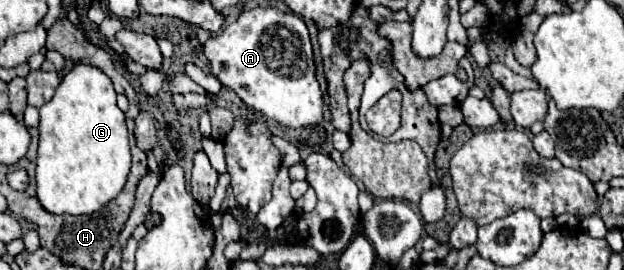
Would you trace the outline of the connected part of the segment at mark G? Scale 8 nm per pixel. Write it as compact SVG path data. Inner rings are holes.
M77 61L63 75L55 97L41 107L39 121L39 153L37 153L37 197L41 205L57 215L83 215L93 213L105 207L111 199L115 199L129 175L131 167L131 151L127 137L125 113L117 107L117 93L113 89L111 79L95 65Z

